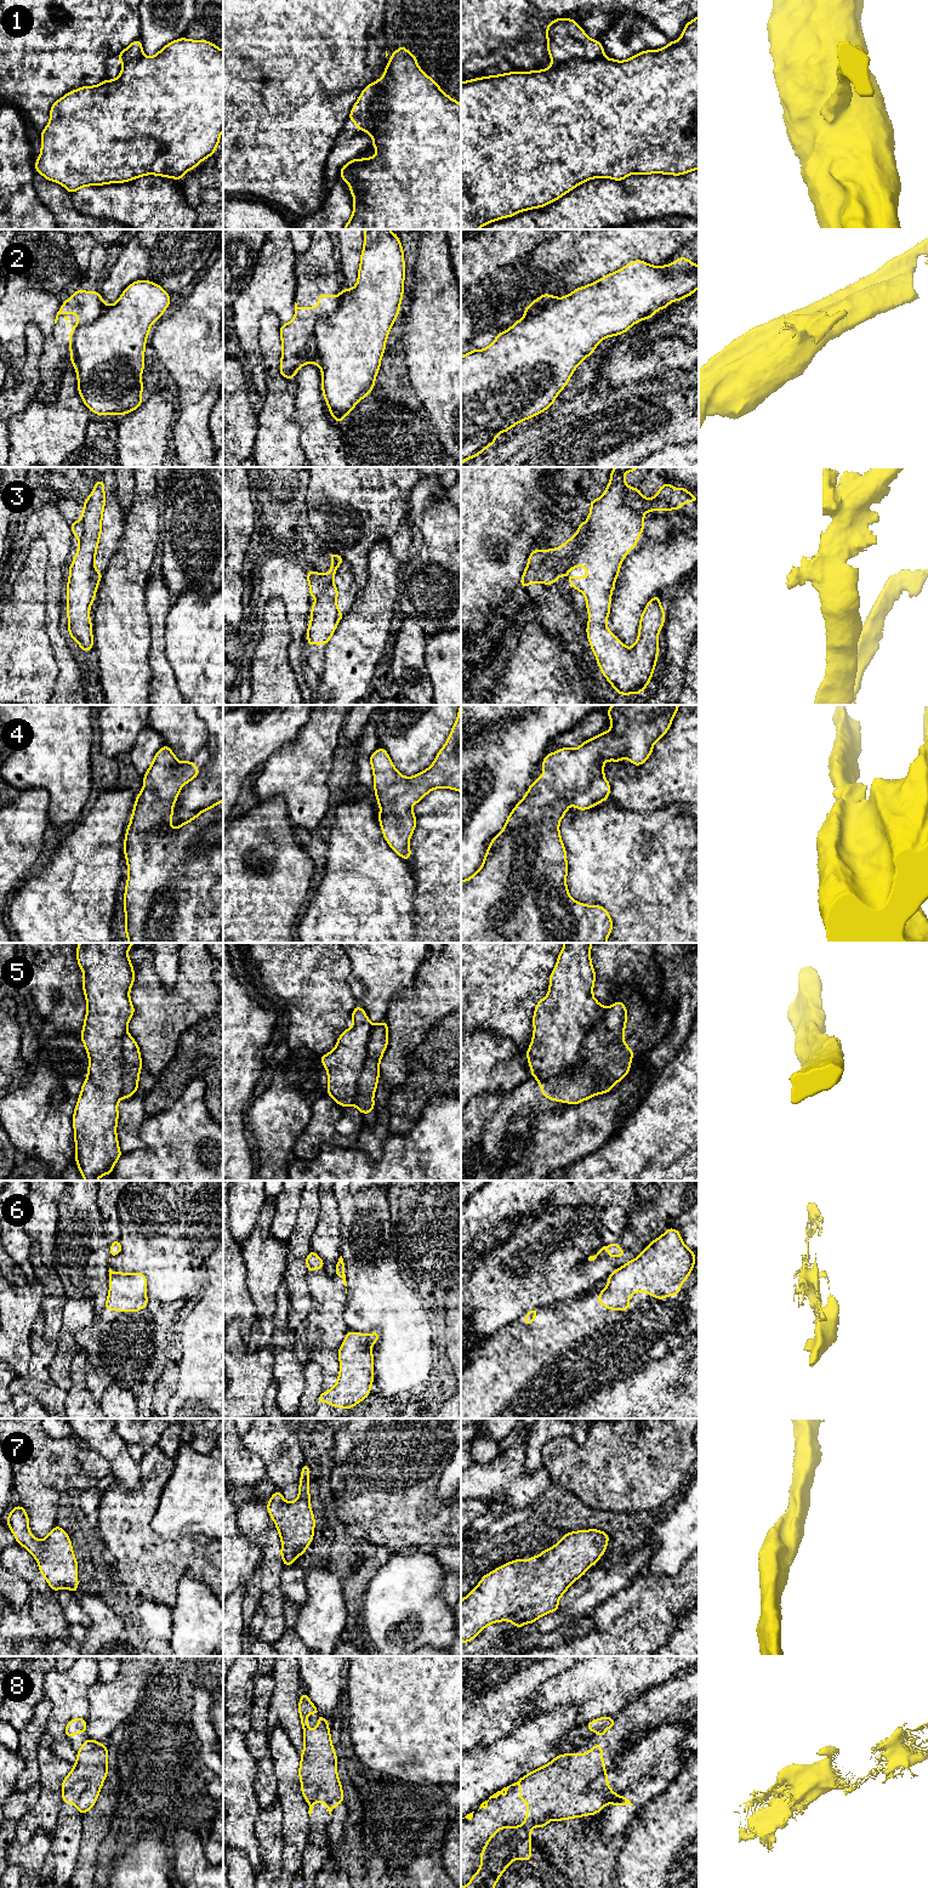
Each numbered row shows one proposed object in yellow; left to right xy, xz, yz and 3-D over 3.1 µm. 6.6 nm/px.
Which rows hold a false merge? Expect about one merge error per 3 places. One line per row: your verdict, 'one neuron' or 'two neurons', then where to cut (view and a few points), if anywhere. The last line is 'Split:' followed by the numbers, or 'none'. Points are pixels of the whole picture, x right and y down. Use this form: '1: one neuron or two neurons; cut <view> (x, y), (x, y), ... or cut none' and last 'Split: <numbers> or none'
1: two neurons; cut xz (381, 79), (370, 112), (382, 117), (369, 134)
2: two neurons; cut xz (341, 293), (339, 307), (320, 316), (314, 325), (318, 364)
3: one neuron; cut none
4: one neuron; cut none
5: two neurons; cut yz (609, 1007), (584, 1041), (582, 1063), (561, 1075), (537, 1079)
6: two neurons; cut yz (616, 1269), (608, 1278)
7: one neuron; cut none
8: two neurons; cut yz (605, 1772), (592, 1783), (590, 1789), (602, 1791), (609, 1802)
Split: 1, 2, 5, 6, 8

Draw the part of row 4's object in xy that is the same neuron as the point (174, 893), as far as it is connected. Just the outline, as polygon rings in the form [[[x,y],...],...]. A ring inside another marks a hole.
[[[164,745],[154,756],[154,760],[143,777],[143,787],[136,797],[131,820],[129,823],[124,854],[129,869],[125,898],[125,933],[129,943],[221,943],[223,940],[223,798],[206,809],[200,811],[194,818],[184,821],[178,828],[171,826],[173,803],[184,784],[199,775],[198,767],[192,762],[180,762],[172,750]]]

